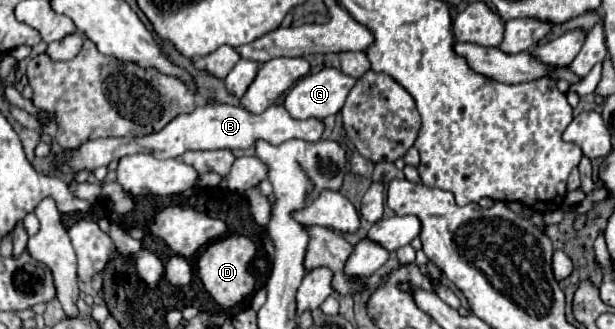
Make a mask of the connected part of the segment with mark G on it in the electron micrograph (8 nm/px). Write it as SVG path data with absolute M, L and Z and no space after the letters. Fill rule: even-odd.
M322 68L316 74L308 74L298 80L286 94L284 108L292 118L326 118L340 112L344 100L350 92L350 86L356 84L356 78L344 74L338 68Z

